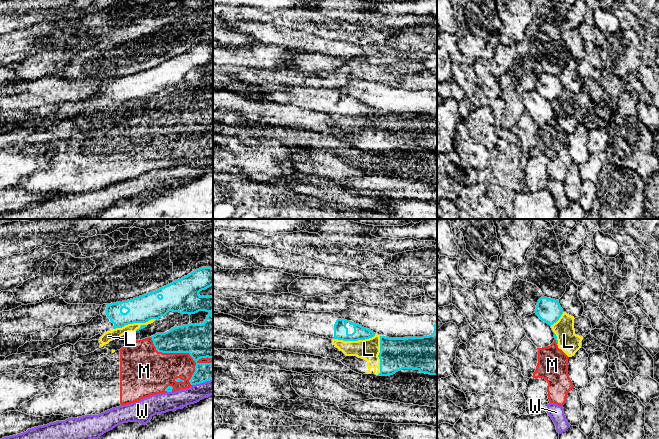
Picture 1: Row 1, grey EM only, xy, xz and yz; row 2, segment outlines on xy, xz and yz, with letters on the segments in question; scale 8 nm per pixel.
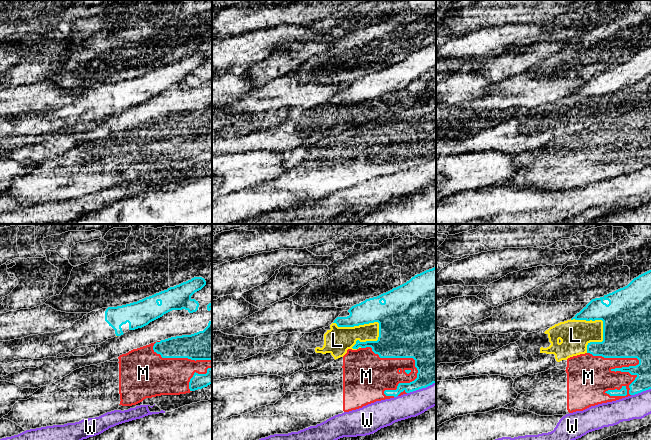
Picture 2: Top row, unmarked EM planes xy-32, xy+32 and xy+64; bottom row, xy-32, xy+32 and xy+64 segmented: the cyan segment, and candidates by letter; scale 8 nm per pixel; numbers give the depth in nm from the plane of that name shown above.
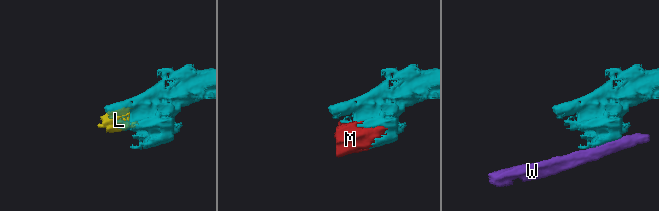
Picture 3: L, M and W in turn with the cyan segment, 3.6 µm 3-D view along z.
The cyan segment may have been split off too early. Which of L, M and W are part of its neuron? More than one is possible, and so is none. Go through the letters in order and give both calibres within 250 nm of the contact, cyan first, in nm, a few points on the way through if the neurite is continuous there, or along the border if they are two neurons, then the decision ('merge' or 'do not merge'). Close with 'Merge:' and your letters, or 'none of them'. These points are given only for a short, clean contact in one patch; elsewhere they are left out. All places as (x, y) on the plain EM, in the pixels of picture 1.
L: calibres 220 and 90 nm; merge
M: calibres 280 and 320 nm; do not merge
W: calibres 150 and 150 nm; do not merge
Merge: L

